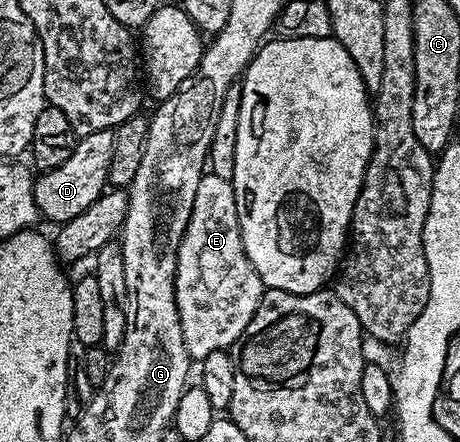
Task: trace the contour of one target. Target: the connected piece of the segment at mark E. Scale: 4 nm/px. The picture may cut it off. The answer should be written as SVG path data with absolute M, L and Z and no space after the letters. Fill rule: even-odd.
M204 173L201 184L197 184L197 197L193 199L193 216L183 233L183 242L177 252L175 273L175 299L181 316L181 328L185 336L185 348L192 360L201 360L209 352L234 347L243 337L249 320L257 312L263 299L263 281L253 268L241 240L241 228L237 220L237 200L231 187L231 179L216 174Z

